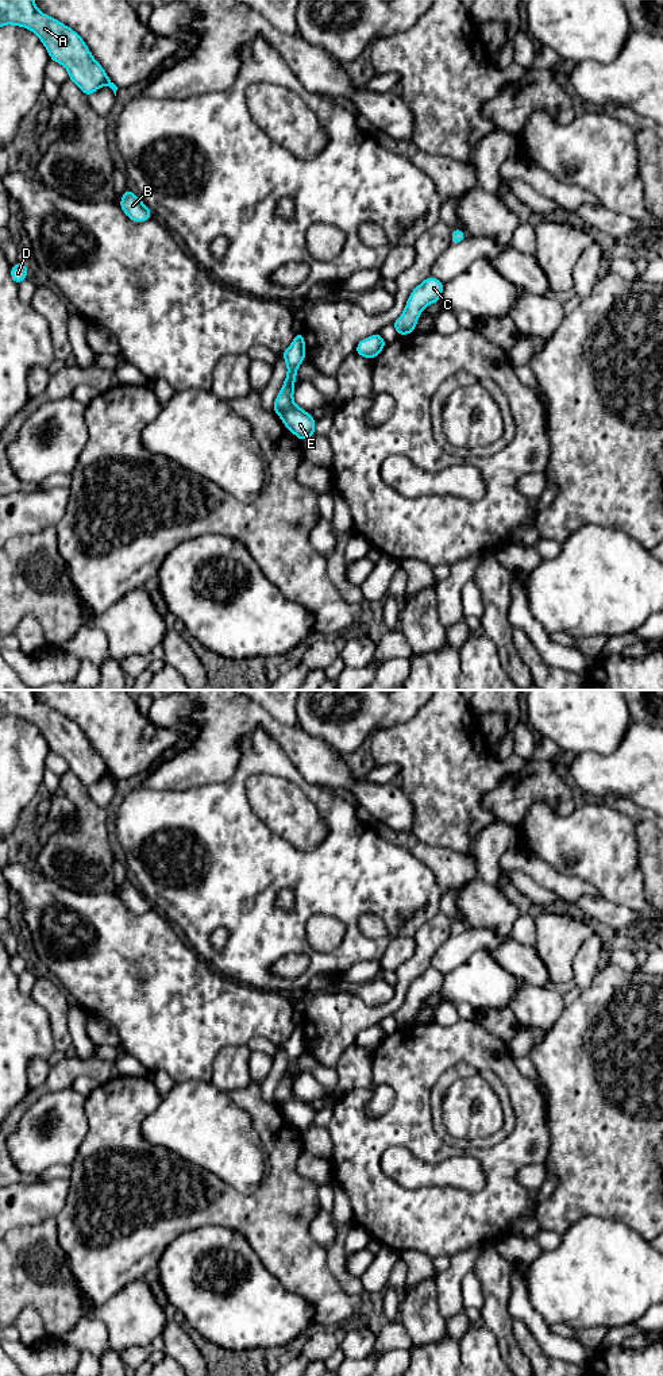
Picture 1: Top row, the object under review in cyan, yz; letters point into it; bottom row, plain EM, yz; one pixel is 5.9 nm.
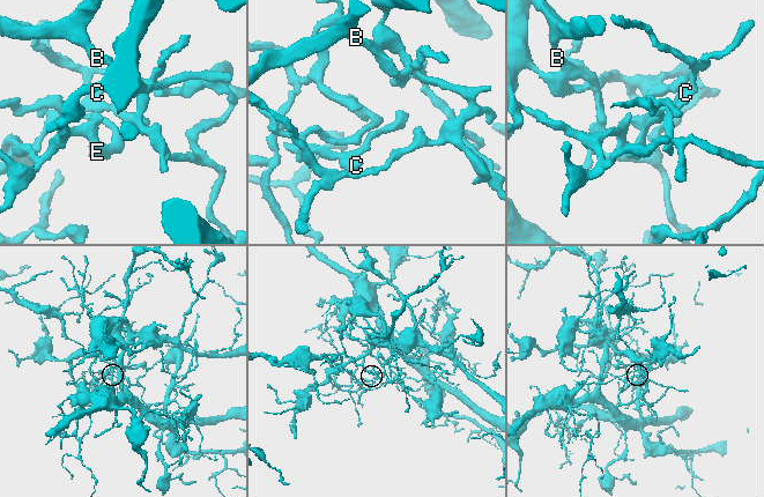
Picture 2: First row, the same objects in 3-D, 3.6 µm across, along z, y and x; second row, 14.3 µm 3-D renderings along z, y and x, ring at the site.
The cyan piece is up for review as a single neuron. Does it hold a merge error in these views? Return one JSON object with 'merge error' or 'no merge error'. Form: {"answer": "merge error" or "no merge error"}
{"answer": "merge error"}

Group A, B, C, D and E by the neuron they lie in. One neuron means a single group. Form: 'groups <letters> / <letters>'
groups A B D / C E

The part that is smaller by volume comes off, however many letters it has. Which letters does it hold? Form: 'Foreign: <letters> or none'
Foreign: C, E

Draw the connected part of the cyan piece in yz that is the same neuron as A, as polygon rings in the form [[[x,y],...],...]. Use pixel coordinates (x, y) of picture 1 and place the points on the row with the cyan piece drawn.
[[[0,0],[0,27],[5,24],[20,26],[35,32],[47,49],[50,59],[66,68],[70,81],[77,84],[85,96],[90,96],[103,85],[108,85],[116,96],[117,86],[93,58],[82,38],[63,23],[41,12],[34,0]]]

